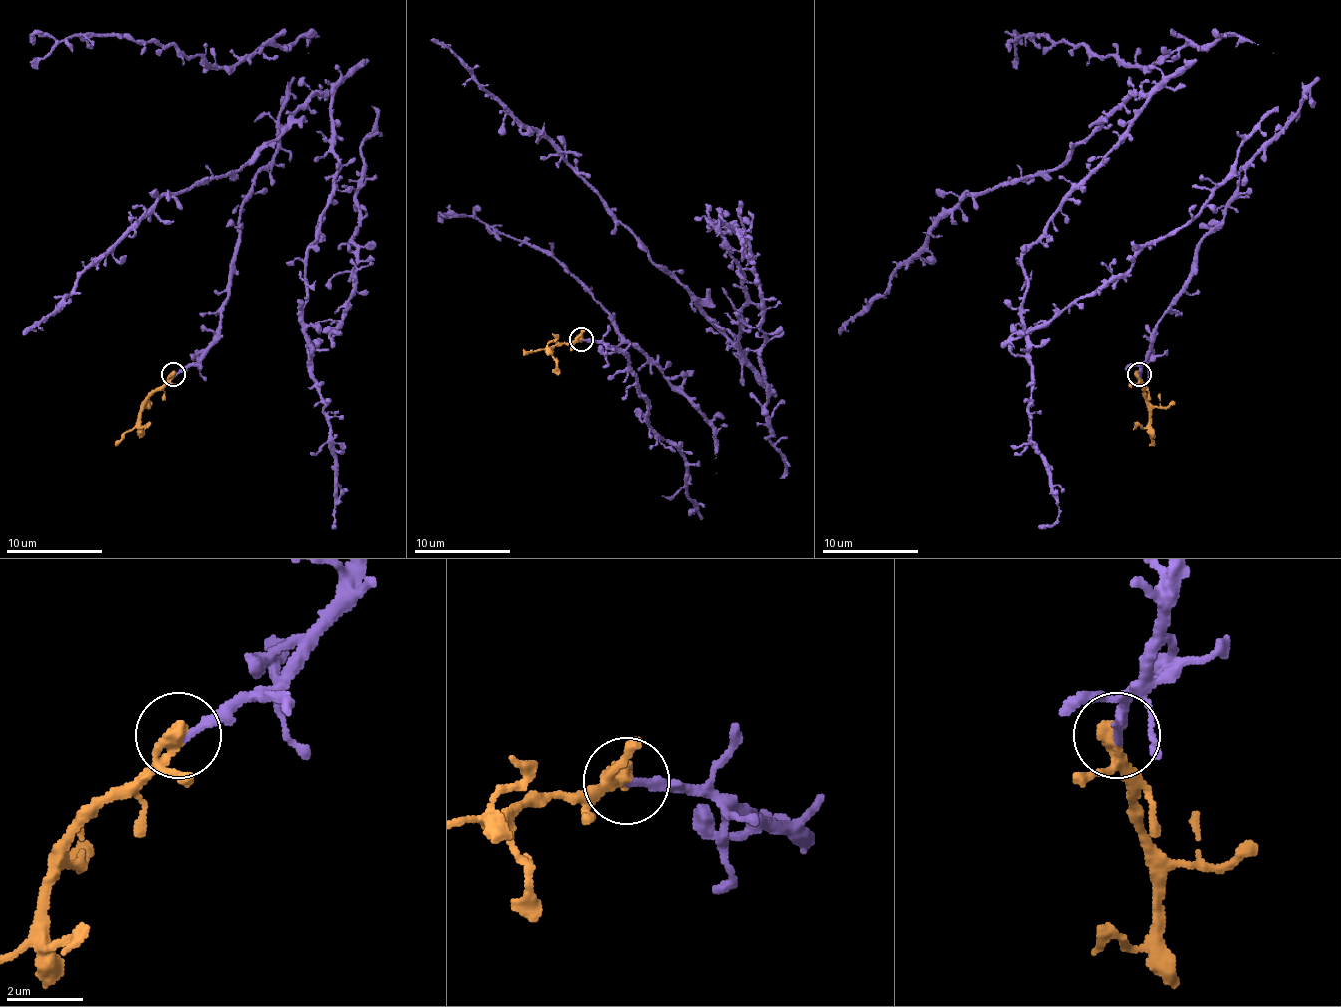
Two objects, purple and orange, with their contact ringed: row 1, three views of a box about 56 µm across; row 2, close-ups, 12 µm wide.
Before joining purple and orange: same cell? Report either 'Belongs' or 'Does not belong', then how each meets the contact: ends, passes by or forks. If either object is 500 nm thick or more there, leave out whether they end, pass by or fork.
Belongs. At the ring purple ends. At the ring orange passes by

